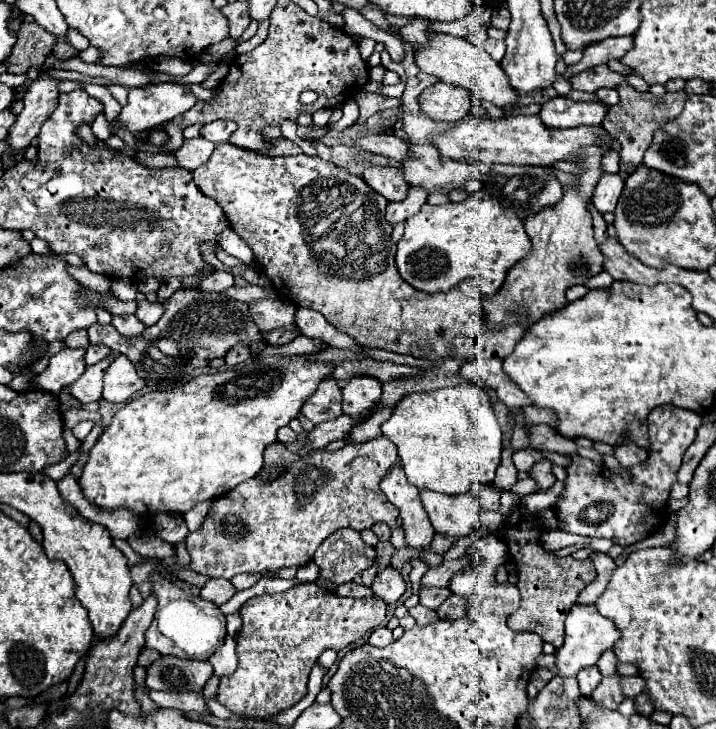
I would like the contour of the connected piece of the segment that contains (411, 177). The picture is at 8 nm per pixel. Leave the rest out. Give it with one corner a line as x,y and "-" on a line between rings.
422,144
412,148
414,160
404,162
406,182
414,186
422,186
428,192
446,188
458,188
466,180
472,180
470,164
460,160
446,160
442,162
440,152
432,144

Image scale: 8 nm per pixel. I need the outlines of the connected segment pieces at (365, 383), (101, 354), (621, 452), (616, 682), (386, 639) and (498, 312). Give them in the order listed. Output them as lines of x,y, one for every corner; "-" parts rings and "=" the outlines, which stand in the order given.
354,376
354,380
348,380
348,384
342,388
344,412
350,416
364,416
378,404
380,396
380,380
374,380
370,376
=
88,346
86,354
84,354
84,364
92,366
92,364
104,360
108,354
110,354
110,350
102,350
102,346
=
624,442
622,446
616,446
616,460
624,466
624,468
632,468
636,464
642,464
644,460
648,460
648,452
644,448
638,448
632,442
=
620,674
602,678
598,688
592,692
590,700
594,704
600,704
600,706
608,708
608,710
616,710
618,704
624,700
624,692
622,692
620,684
622,684
622,676
=
386,626
376,628
376,630
370,634
370,638
368,638
368,644
374,644
374,646
378,646
378,648
384,648
384,646
388,646
388,644
392,644
392,642
394,642
392,630
386,628
=
588,146
588,148
582,148
578,160
574,160
574,164
580,168
580,172
574,176
576,178
576,184
568,184
568,186
562,186
564,190
564,196
554,204
554,206
546,206
542,208
540,212
536,214
530,214
528,220
524,222
526,224
526,234
530,236
532,240
532,252
530,256
534,256
534,264
532,268
528,266
532,258
524,258
522,262
514,264
510,270
508,270
508,276
506,276
506,282
504,286
500,288
500,292
496,292
492,298
484,296
482,300
482,308
484,308
484,316
488,318
488,324
496,328
502,328
506,324
512,324
514,322
514,316
512,316
512,310
514,306
526,306
528,310
528,326
532,326
536,320
540,320
544,314
550,314
550,312
556,312
560,308
566,306
566,290
570,286
576,286
576,284
586,284
588,278
600,274
604,270
604,254
594,238
594,226
592,226
592,214
590,214
590,204
592,204
592,192
600,180
600,176
604,174
604,168
600,164
604,156
604,150
600,146

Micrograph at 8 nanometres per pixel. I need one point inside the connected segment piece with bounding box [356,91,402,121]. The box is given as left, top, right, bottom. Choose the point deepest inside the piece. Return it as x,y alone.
369,104

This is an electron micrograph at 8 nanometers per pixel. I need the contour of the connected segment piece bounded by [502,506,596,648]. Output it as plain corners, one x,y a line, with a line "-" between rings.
516,506
510,510
508,520
502,530
502,538
506,542
510,558
518,568
518,590
520,590
520,606
514,614
508,616
508,628
514,632
536,632
544,642
550,642
554,648
564,644
564,620
572,604
578,600
580,592
596,578
596,570
590,558
574,560
572,554
558,558
554,550
546,550
540,542
540,524
542,520
536,514
530,514
526,508

